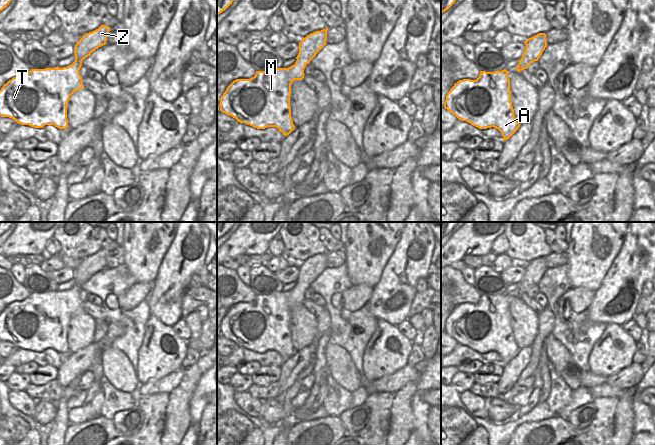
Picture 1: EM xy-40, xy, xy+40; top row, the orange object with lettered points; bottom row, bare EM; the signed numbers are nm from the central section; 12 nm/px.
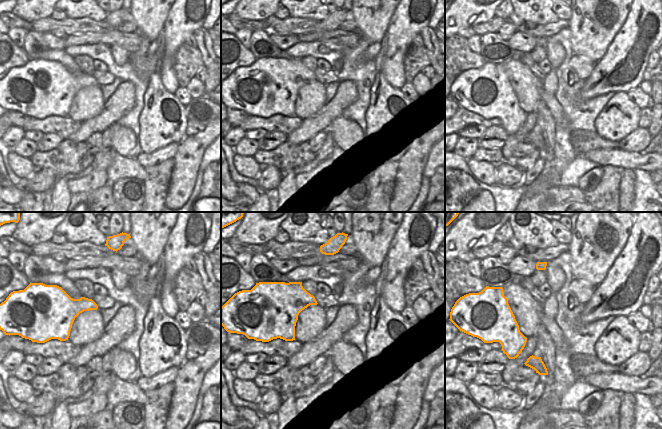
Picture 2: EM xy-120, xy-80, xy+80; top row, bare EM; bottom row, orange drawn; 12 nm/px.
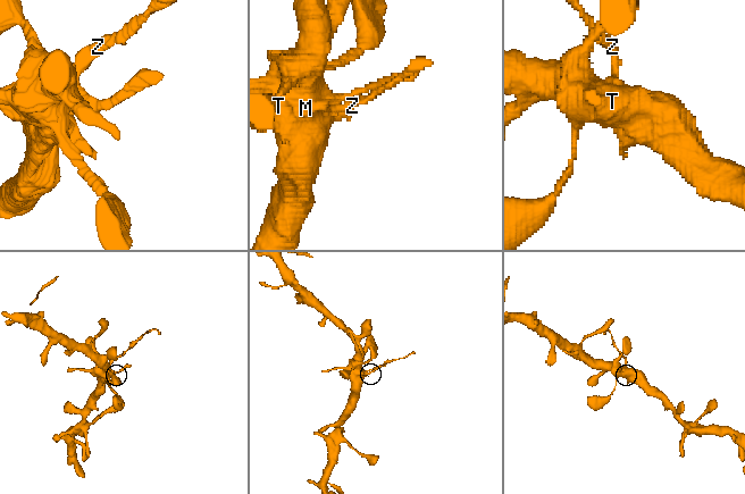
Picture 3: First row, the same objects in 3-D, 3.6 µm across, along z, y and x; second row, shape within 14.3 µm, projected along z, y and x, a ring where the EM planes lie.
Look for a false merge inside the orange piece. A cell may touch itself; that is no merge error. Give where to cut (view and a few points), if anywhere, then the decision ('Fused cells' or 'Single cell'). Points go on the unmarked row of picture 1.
Split along xy+40 (535, 283), (530, 281), (521, 284). Fused cells.

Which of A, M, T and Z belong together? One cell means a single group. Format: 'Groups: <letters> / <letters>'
Groups: A M T / Z

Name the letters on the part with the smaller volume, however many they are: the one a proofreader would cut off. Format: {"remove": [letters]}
{"remove": ["Z"]}

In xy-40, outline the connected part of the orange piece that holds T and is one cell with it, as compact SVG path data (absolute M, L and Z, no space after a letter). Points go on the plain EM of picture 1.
M84 283L75 284L67 291L31 293L23 301L13 301L0 314L0 340L34 352L54 349L59 353L67 353L67 328L70 320L84 312L79 297Z

